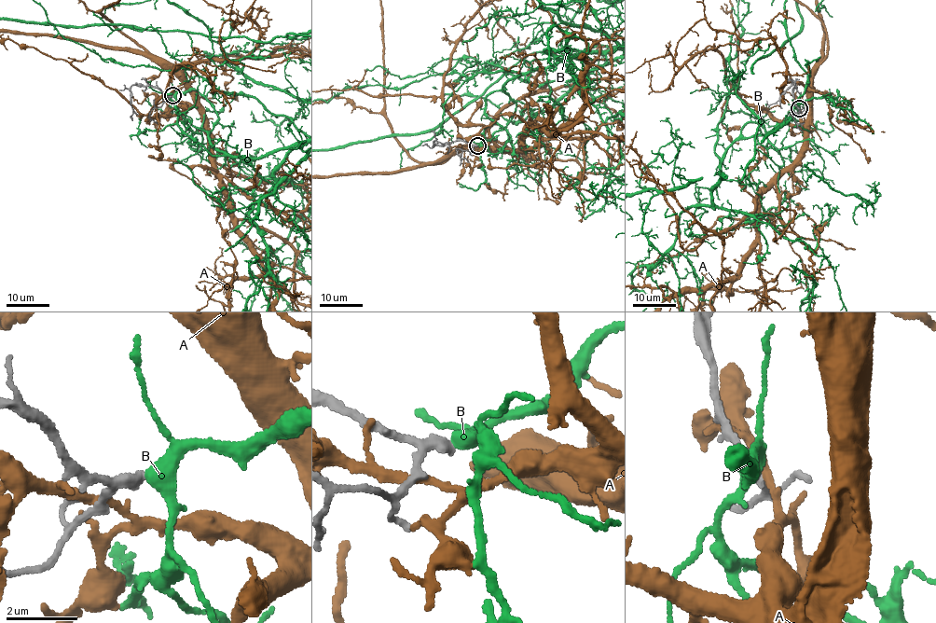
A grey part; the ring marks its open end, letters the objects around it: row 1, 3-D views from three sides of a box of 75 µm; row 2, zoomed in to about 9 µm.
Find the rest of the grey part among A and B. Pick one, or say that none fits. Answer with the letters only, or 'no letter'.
B

